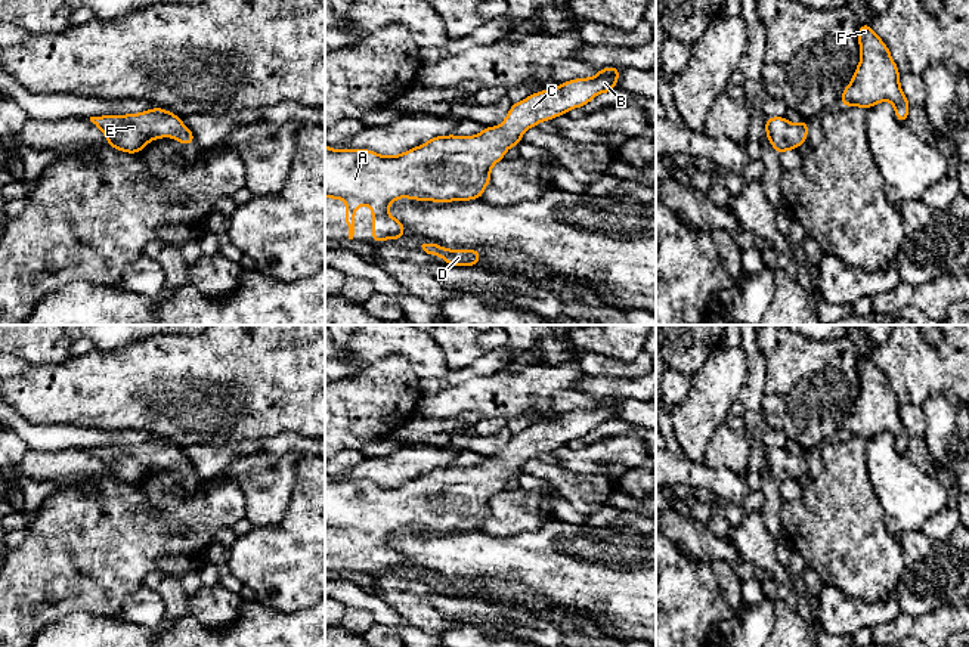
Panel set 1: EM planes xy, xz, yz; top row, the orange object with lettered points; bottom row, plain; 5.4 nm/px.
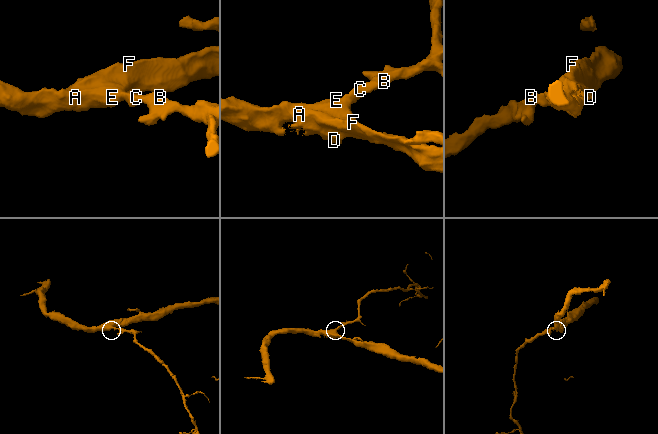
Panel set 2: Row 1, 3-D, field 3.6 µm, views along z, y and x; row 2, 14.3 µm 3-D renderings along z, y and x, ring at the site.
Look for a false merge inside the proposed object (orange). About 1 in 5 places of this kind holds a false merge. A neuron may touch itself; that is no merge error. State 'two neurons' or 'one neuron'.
one neuron

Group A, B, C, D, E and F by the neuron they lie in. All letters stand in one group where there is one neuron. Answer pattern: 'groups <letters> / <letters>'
groups A B C D E F

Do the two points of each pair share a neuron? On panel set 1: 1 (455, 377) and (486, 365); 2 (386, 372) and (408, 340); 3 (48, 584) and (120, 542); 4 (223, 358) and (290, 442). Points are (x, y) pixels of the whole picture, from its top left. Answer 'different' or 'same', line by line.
1: same
2: different
3: same
4: different

